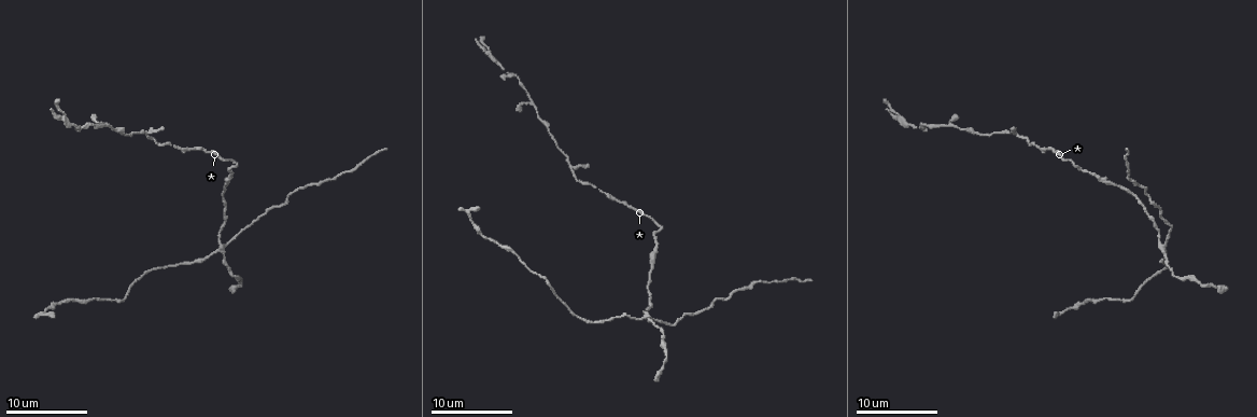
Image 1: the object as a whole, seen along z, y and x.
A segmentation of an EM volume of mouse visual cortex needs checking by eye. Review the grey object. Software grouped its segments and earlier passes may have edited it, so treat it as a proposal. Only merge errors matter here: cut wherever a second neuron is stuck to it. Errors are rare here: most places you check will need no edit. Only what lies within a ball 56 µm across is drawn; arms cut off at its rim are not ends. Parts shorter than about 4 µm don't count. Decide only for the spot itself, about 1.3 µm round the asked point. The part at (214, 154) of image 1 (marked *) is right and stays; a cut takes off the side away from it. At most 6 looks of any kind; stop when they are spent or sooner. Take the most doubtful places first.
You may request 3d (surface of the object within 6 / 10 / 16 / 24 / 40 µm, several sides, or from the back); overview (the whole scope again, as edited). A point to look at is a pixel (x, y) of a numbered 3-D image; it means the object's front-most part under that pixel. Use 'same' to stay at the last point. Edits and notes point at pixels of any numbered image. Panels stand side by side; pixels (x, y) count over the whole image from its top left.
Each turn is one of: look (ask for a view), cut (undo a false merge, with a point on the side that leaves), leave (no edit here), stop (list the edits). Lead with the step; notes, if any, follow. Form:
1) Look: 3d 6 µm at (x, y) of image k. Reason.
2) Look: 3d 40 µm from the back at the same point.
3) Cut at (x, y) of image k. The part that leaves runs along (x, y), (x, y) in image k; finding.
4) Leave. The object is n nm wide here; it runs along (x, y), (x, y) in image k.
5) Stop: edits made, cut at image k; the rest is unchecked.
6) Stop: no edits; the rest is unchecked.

Look: 3d 10 µm at (1165, 250) of image 1. Four-way junction.

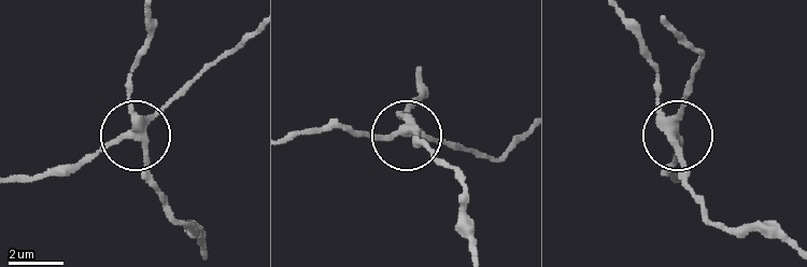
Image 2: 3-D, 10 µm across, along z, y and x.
Look: 3d 10 µm from the back at (128, 136) of image 2.

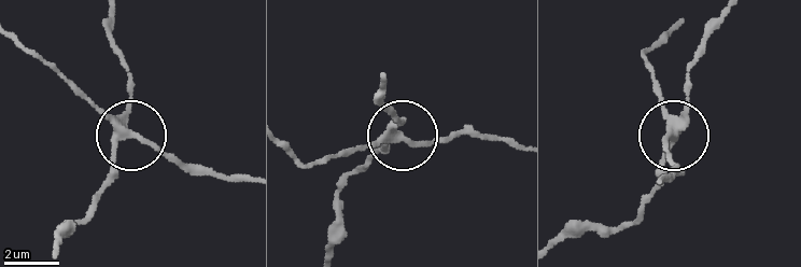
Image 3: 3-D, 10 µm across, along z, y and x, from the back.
Cut at (93, 106) of image 3. The object is 280 nm wide here; the part that leaves runs along (121, 128), (174, 157), (243, 177) in image 3; a second neuron is stuck on.

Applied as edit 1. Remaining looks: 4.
Look: 3d 10 µm at (943, 127) of image 1. Three arms meet.

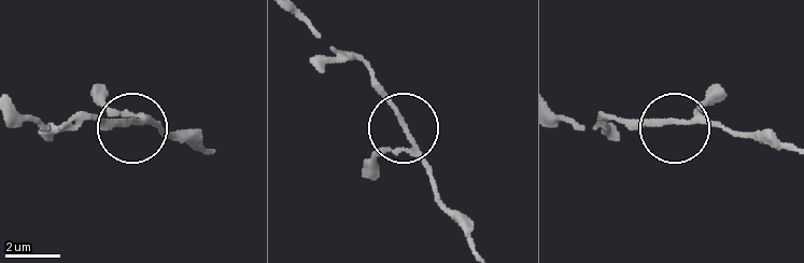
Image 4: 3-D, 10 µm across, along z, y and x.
Leave. 3 arms meet here; it runs along (475, 245), (467, 223), (431, 181), (400, 112), (358, 59) in image 4; one neuron here.

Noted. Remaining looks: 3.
Look: 3d 10 µm at (149, 136) of image 1. Thick turns thin.

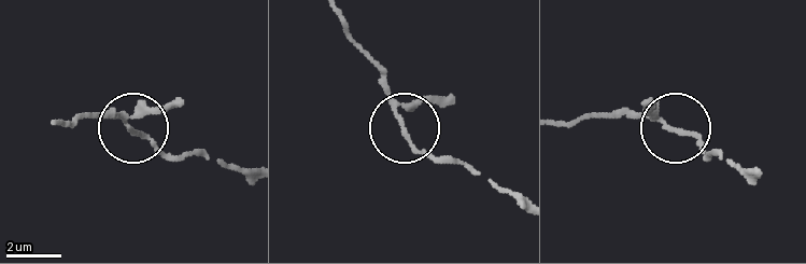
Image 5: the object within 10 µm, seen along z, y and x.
Leave. 3 arms meet here; it runs along (251, 175), (202, 154), (160, 152), (126, 120), (108, 114) in image 5; all the same neuron.

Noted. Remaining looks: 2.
Stop: edits made, cut at image 3; the rest is unchecked.

